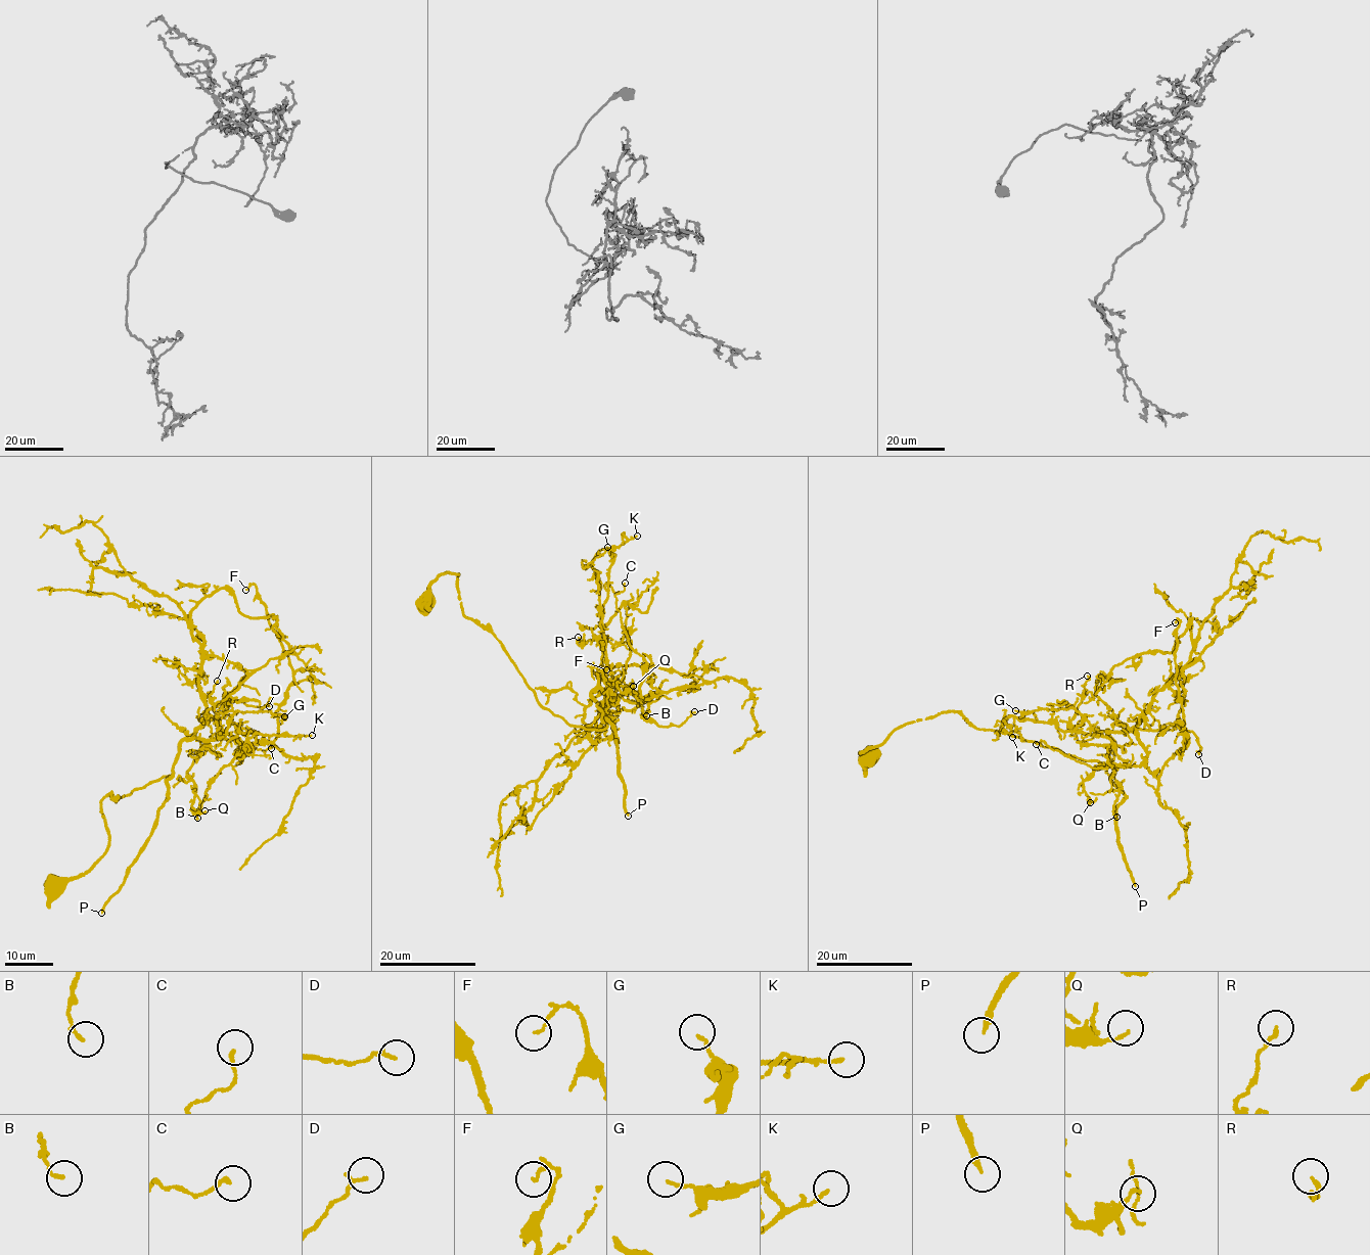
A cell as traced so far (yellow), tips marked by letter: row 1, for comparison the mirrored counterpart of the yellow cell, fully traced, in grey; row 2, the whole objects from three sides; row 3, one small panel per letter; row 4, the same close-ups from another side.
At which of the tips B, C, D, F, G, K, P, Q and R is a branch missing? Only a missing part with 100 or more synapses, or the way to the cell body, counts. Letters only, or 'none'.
P

